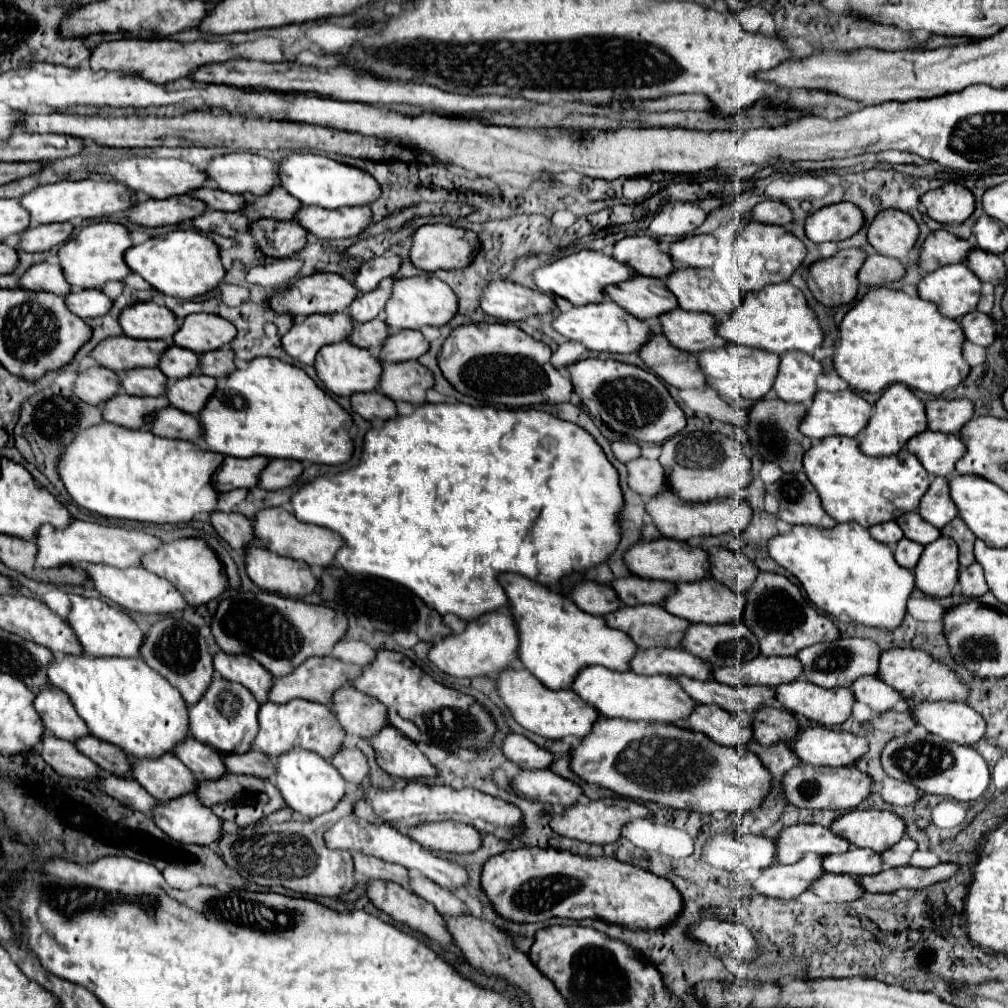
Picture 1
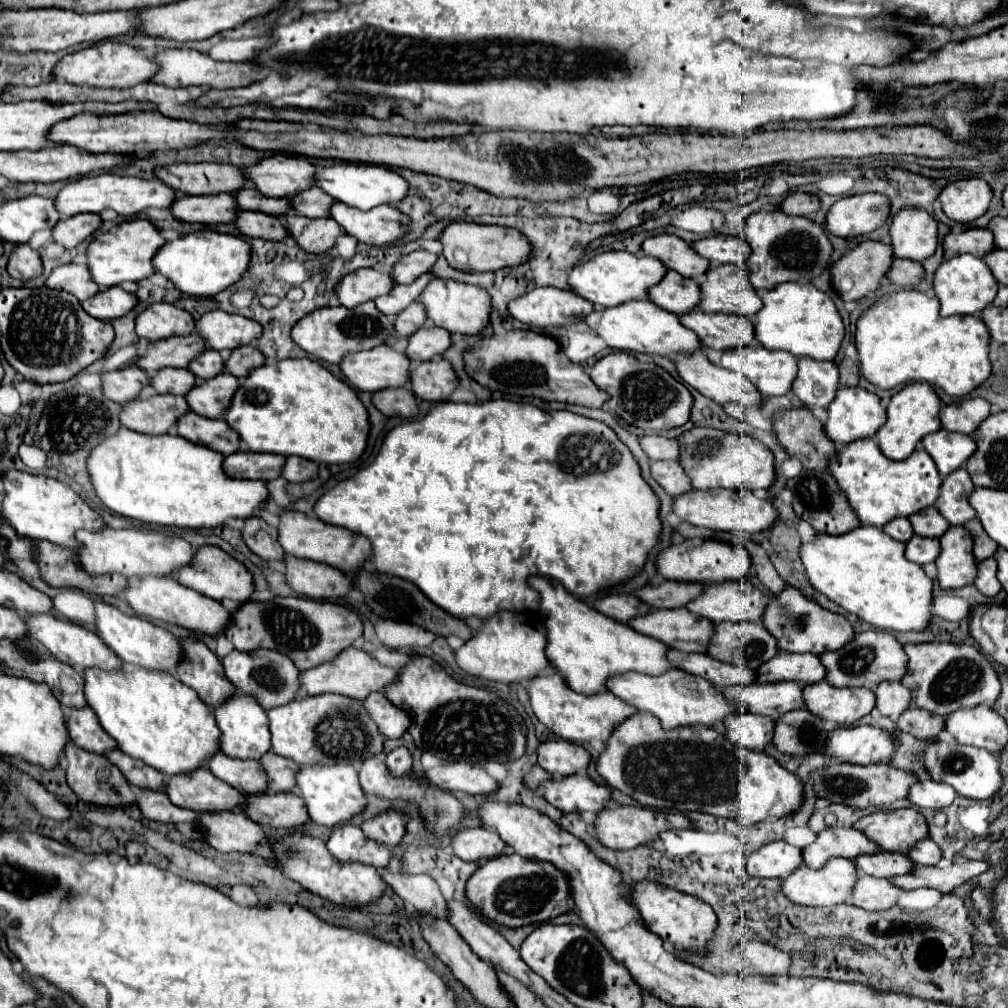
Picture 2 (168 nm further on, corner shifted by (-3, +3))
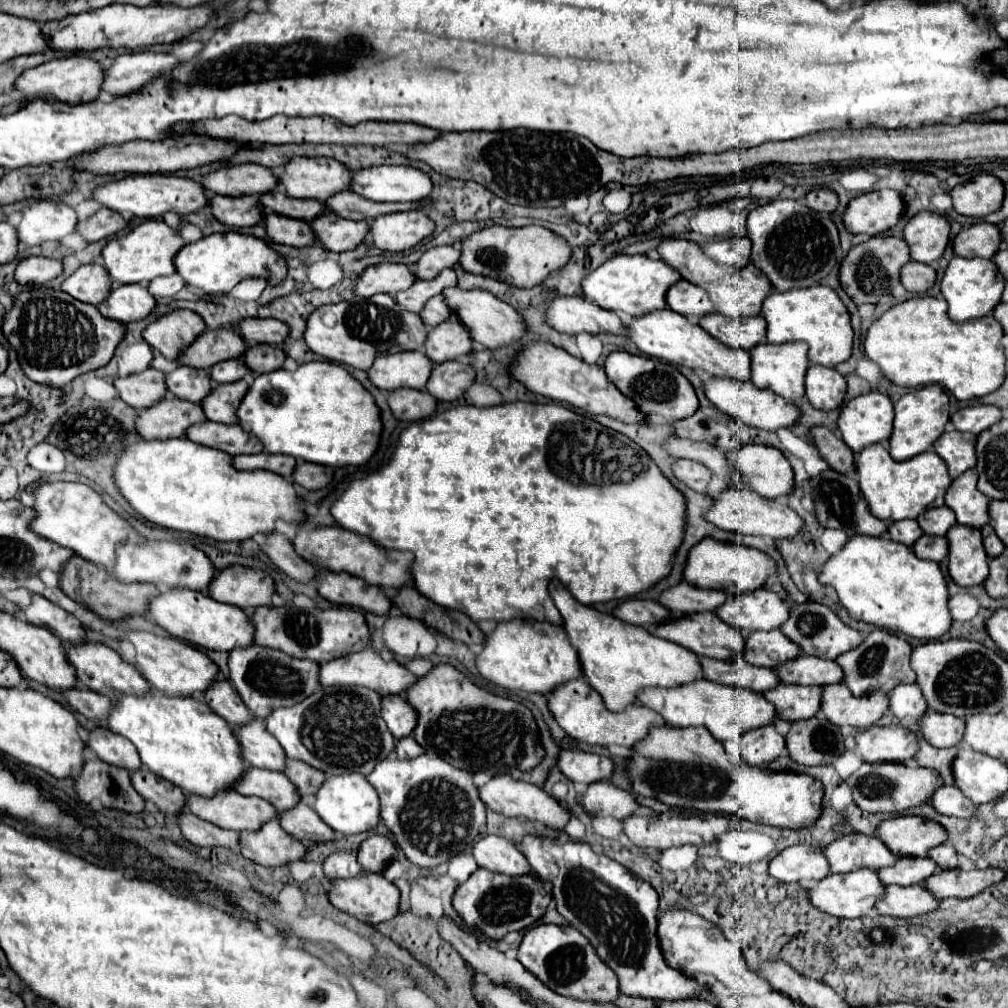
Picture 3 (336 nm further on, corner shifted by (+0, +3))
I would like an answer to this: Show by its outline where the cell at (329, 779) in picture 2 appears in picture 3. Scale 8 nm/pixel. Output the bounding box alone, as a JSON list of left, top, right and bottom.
[314,773,380,835]

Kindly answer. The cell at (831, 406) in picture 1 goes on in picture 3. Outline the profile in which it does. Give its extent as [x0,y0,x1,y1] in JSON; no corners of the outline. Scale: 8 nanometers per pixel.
[838,391,892,453]

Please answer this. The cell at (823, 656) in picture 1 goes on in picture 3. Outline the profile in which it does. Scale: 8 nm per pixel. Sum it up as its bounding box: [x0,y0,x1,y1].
[834,629,916,697]

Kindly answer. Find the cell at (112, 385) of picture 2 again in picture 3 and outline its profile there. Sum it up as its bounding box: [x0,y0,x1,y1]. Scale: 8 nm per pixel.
[114,367,166,411]

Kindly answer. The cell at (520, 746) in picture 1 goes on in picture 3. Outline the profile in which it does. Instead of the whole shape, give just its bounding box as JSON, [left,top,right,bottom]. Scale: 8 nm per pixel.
[558,749,612,783]

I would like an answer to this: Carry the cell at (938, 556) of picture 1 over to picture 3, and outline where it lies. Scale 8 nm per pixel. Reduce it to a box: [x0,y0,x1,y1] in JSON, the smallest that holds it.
[946,525,988,587]

